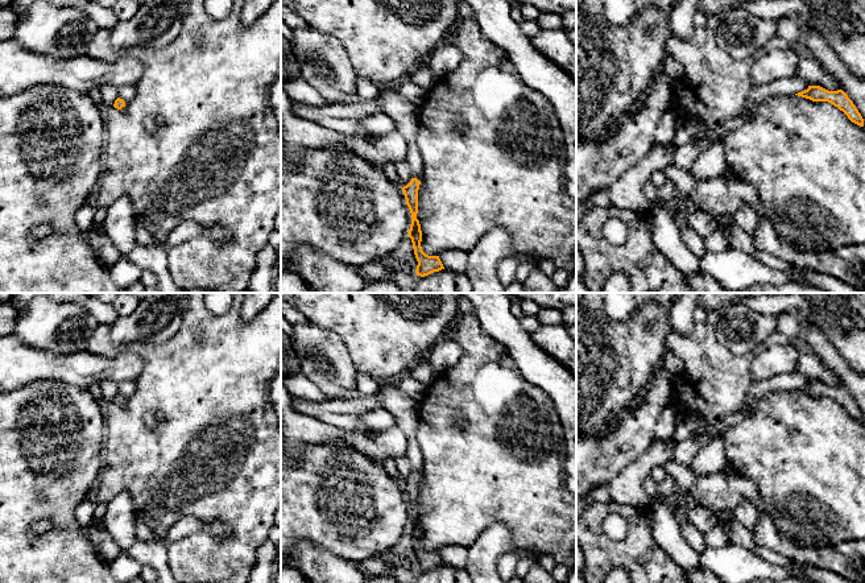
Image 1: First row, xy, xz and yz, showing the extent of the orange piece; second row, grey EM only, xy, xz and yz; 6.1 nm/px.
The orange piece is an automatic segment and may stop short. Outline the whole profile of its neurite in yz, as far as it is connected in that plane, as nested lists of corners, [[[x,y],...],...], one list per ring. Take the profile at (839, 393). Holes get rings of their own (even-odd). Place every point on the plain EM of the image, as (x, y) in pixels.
[[[808,381],[807,385],[795,390],[812,397],[828,397],[843,406],[852,418],[864,422],[864,414],[861,409],[843,385],[828,386],[820,381]]]

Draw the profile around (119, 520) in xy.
[[[128,492],[116,495],[107,504],[103,528],[123,551],[127,551],[137,541],[134,508]]]

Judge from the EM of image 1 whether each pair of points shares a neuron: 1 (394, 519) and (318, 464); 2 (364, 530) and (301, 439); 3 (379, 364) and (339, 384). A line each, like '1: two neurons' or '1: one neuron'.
1: one neuron
2: two neurons
3: two neurons

